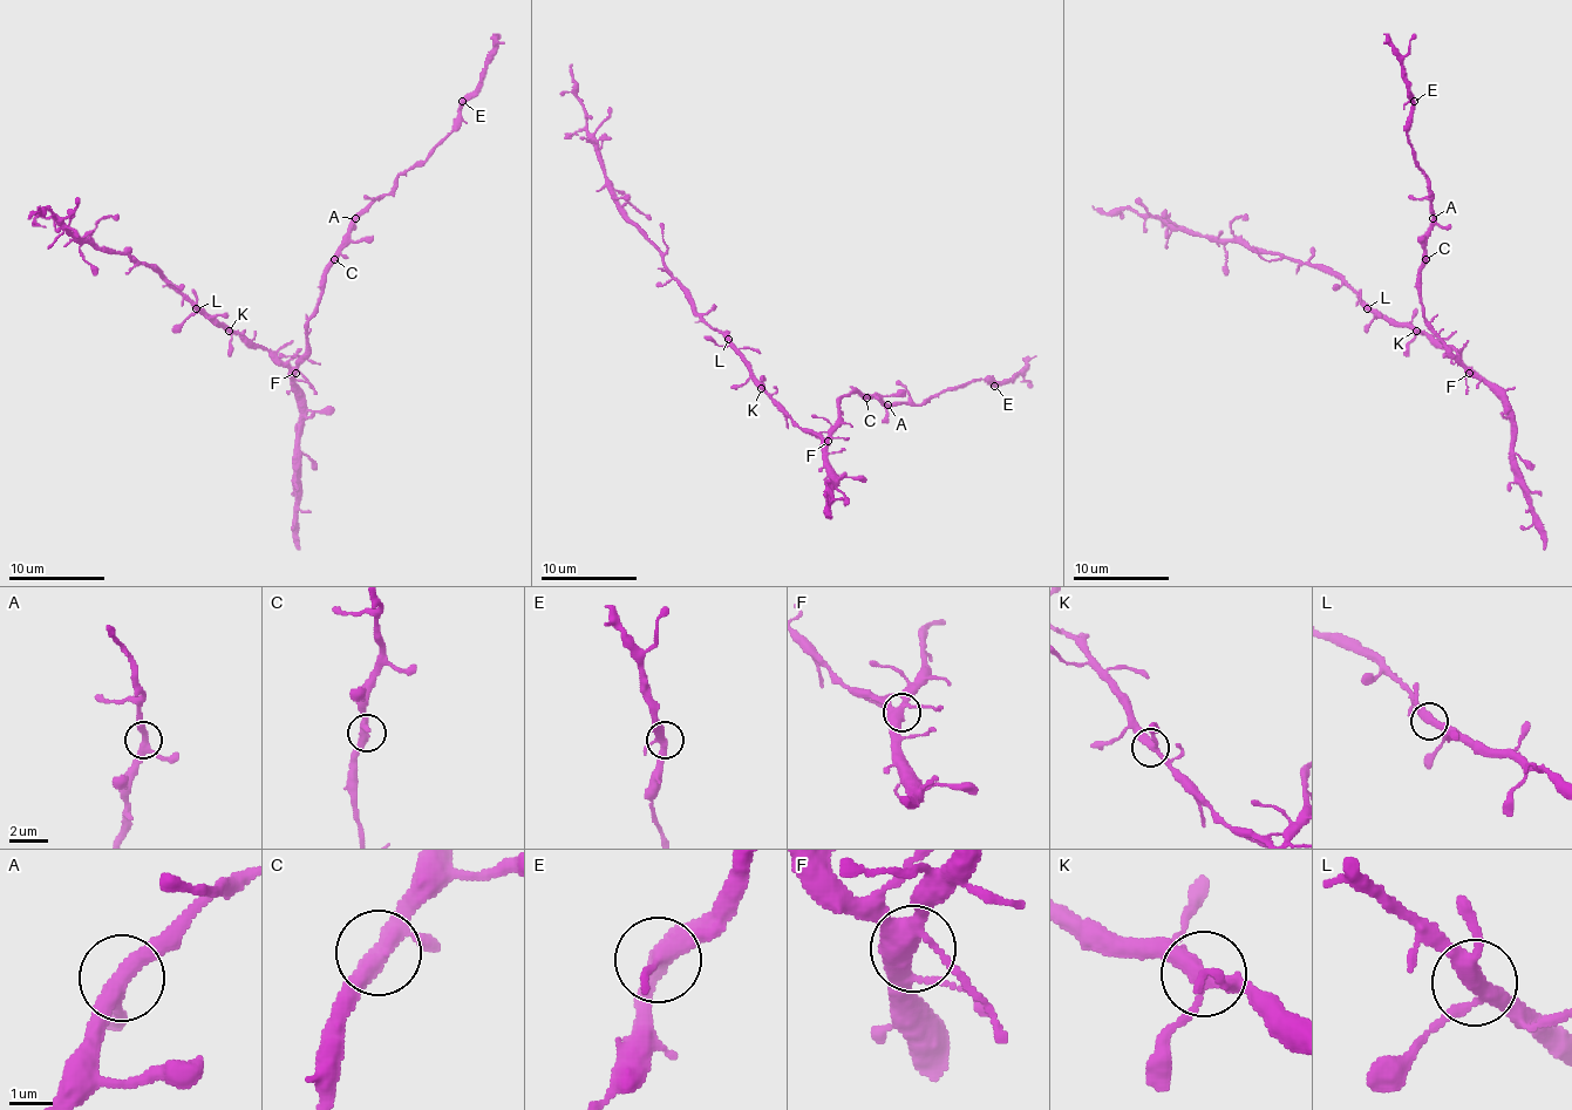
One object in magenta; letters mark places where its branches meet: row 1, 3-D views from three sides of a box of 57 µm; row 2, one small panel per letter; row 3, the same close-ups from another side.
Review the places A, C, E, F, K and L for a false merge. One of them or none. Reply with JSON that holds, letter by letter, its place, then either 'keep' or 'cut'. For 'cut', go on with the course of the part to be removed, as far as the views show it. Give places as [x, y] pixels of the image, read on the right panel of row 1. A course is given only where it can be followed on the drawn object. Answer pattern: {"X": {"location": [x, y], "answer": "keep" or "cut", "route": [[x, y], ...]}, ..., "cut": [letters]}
{"A": {"location": [1433, 218], "answer": "keep"}, "C": {"location": [1426, 259], "answer": "keep"}, "E": {"location": [1414, 101], "answer": "keep"}, "F": {"location": [1469, 373], "answer": "keep"}, "K": {"location": [1416, 331], "answer": "keep"}, "L": {"location": [1367, 308], "answer": "keep"}, "cut": []}

